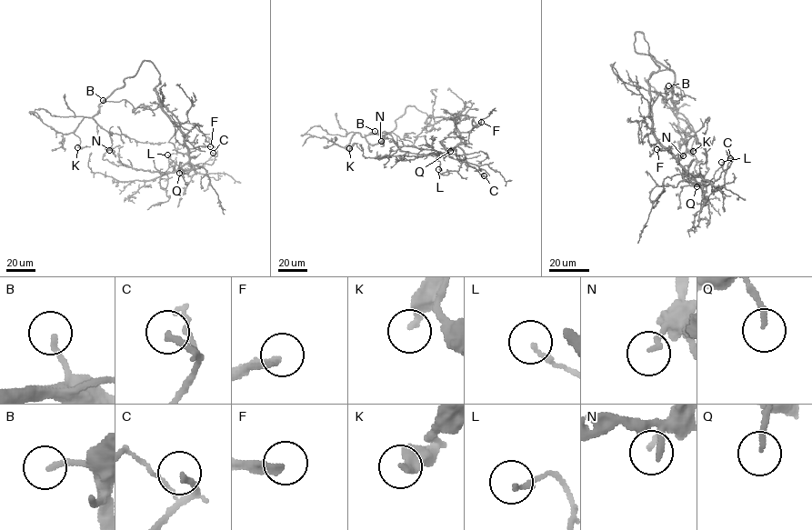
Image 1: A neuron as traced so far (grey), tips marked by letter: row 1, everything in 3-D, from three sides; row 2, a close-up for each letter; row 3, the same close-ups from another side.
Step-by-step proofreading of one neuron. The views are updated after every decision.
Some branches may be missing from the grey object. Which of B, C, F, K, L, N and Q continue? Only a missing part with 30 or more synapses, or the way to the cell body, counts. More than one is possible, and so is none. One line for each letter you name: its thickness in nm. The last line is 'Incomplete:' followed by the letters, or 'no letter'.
B: calibre 190 nm
F: calibre 240 nm
Incomplete: B, F

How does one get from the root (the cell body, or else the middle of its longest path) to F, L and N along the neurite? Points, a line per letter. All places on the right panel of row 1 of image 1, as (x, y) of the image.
F: (657, 70), (648, 80), (649, 116), (656, 138), (671, 153), (668, 149), (656, 149)
L: (657, 70), (648, 80), (649, 116), (656, 138), (701, 187), (709, 183), (723, 164), (721, 162)
N: (657, 70), (644, 34), (636, 32), (636, 52), (650, 54), (674, 74), (671, 101), (688, 121), (683, 155)

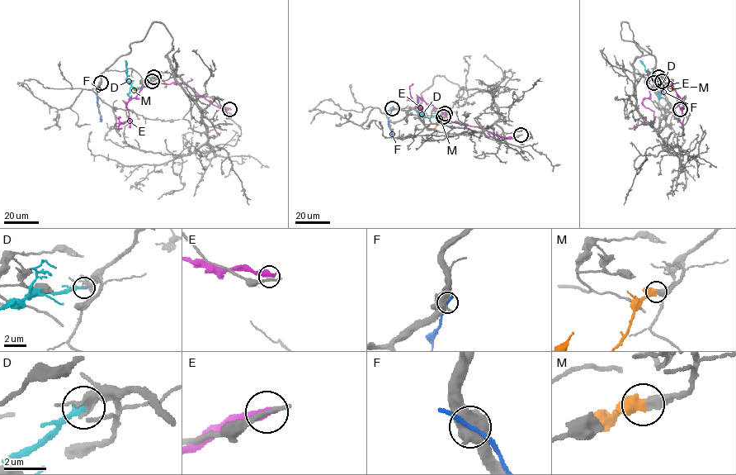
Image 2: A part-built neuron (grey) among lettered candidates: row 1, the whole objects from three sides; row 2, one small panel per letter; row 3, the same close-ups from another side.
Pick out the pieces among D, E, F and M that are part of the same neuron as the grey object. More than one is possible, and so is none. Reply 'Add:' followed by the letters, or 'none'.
Add: M

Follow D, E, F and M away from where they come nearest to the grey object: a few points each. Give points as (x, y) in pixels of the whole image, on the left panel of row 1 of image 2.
D: (153, 77), (138, 89), (134, 88), (127, 80), (125, 60)
E: (229, 108), (212, 105), (182, 83), (152, 83), (127, 102), (129, 118), (120, 122), (118, 128), (122, 128)
F: (101, 83), (97, 92), (97, 105), (101, 121)
M: (152, 81), (135, 90), (139, 87)

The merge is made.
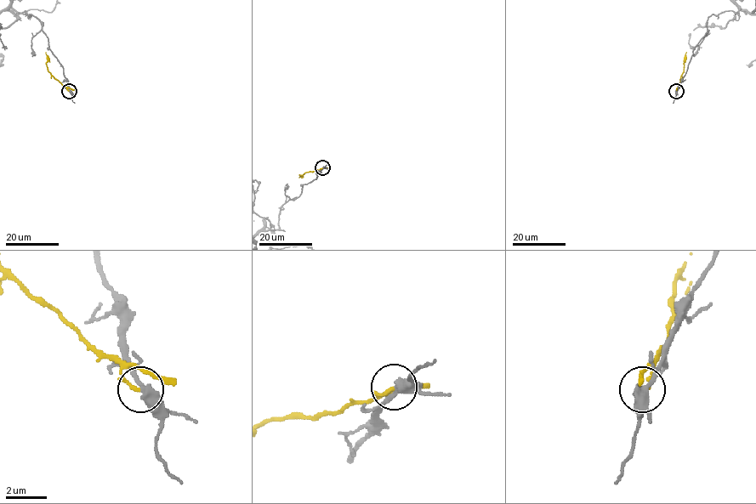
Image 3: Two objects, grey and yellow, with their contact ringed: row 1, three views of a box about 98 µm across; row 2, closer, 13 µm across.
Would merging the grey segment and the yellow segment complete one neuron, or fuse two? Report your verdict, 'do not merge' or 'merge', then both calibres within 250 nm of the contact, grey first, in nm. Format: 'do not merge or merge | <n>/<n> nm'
do not merge | 400/140 nm

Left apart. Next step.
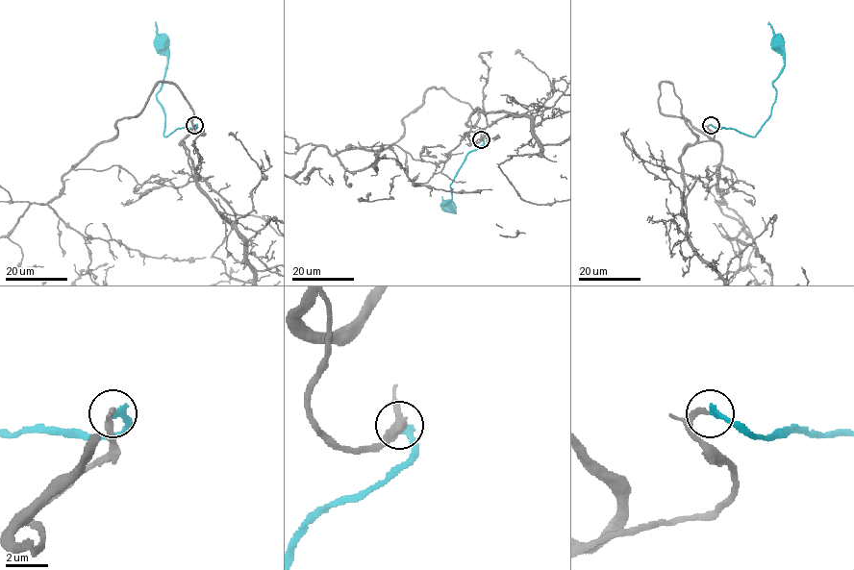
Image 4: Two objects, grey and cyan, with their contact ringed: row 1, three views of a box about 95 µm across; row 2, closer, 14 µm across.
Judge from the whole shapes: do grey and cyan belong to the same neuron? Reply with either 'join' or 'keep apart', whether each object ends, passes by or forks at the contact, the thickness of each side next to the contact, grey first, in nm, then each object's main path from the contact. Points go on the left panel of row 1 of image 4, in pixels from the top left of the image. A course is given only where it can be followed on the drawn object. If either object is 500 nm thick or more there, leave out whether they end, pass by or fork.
join | grey ends | cyan ends | 200/280 nm | grey via (194, 125), (181, 144), (190, 105), (160, 82), (48, 204), (89, 238), (205, 257) | cyan via (194, 125), (195, 128), (177, 128), (163, 135), (165, 114), (157, 92), (167, 64), (167, 46), (162, 42)

